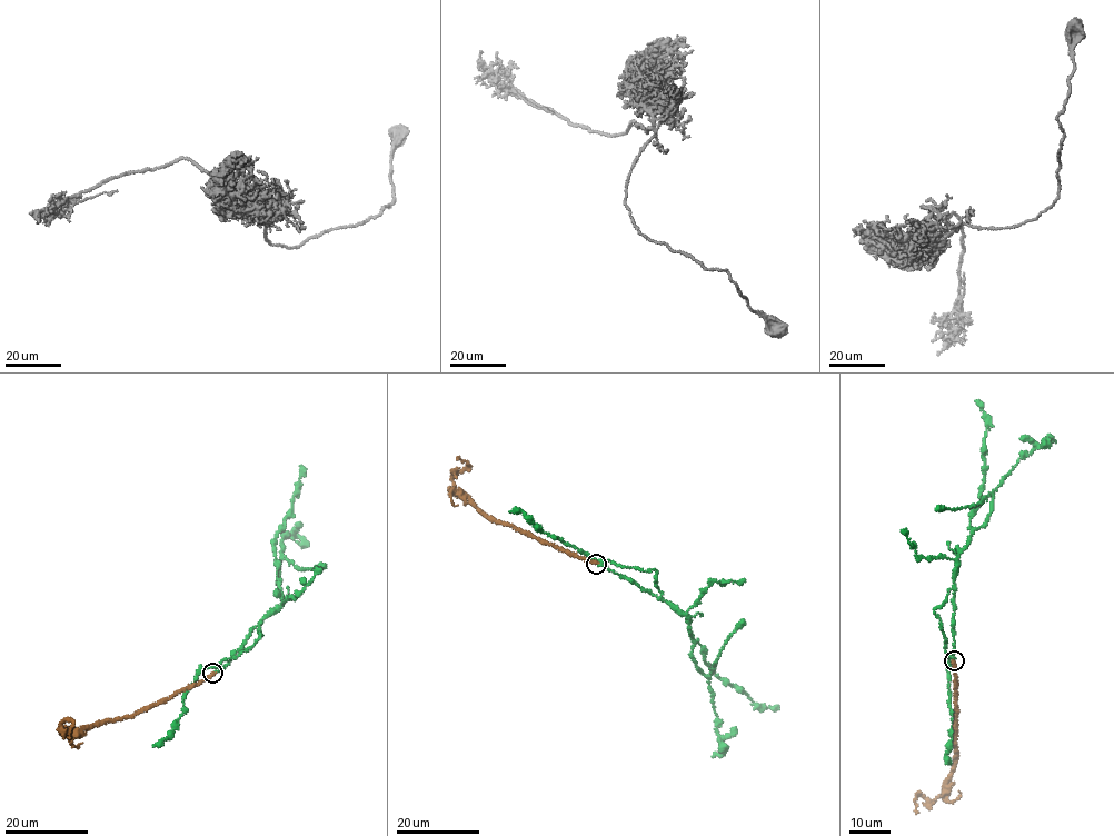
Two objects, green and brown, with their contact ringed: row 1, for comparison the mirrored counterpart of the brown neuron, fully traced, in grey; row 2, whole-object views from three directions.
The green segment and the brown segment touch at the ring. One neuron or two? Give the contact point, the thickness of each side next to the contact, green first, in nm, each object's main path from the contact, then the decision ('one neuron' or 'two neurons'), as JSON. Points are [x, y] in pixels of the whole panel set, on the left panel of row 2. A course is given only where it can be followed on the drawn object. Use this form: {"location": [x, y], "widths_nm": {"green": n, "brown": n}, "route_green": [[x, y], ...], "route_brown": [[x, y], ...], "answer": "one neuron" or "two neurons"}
{"location": [212, 673], "widths_nm": {"green": 240, "brown": 480}, "route_green": [[212, 673], [228, 663], [261, 618], [282, 605], [274, 540], [291, 508], [301, 465]], "route_brown": [[212, 674], [131, 715], [67, 732], [59, 728], [62, 722], [70, 719], [73, 724], [70, 738]], "answer": "two neurons"}

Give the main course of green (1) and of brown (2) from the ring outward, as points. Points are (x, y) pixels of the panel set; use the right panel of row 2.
1: (954, 660), (957, 557), (967, 544), (972, 509), (981, 501), (985, 465), (986, 425), (975, 400)
2: (954, 662), (957, 750), (944, 795), (932, 800), (917, 793), (916, 813)

